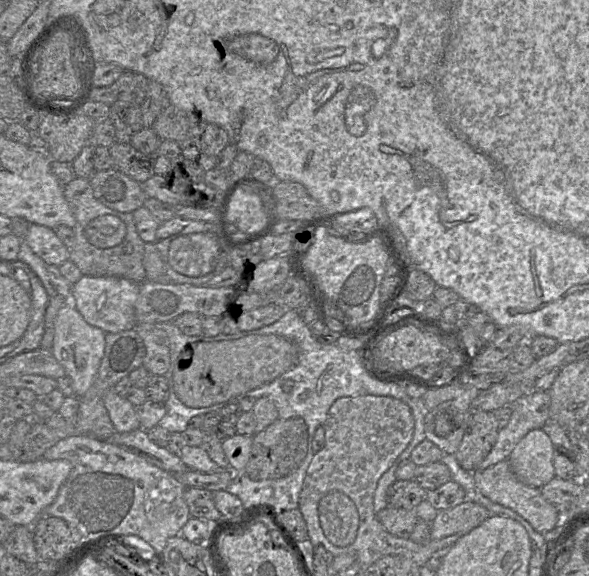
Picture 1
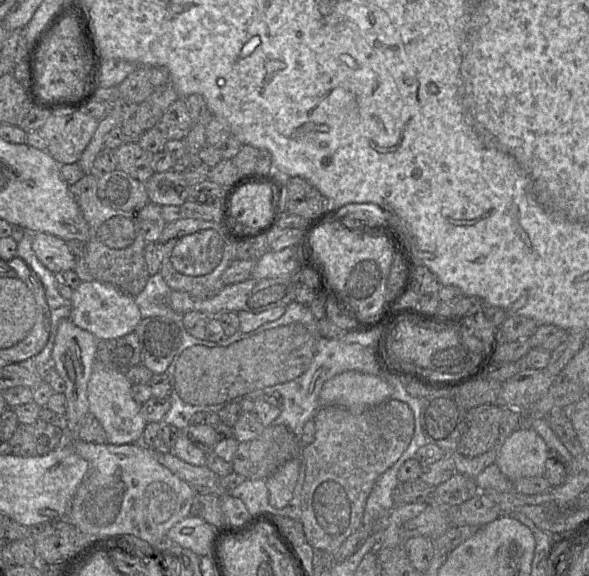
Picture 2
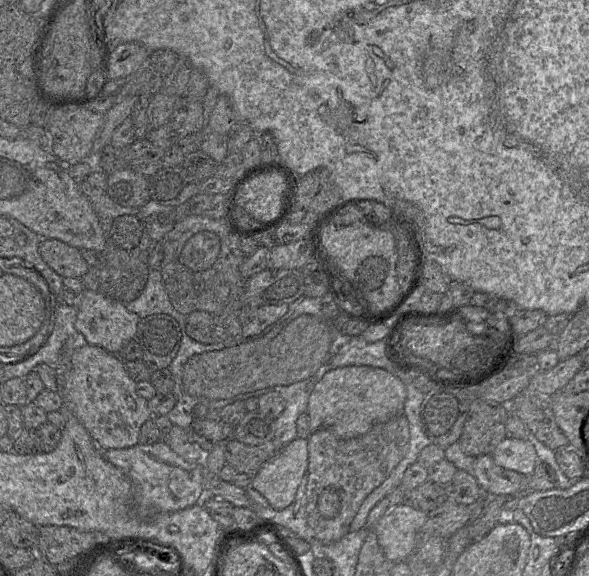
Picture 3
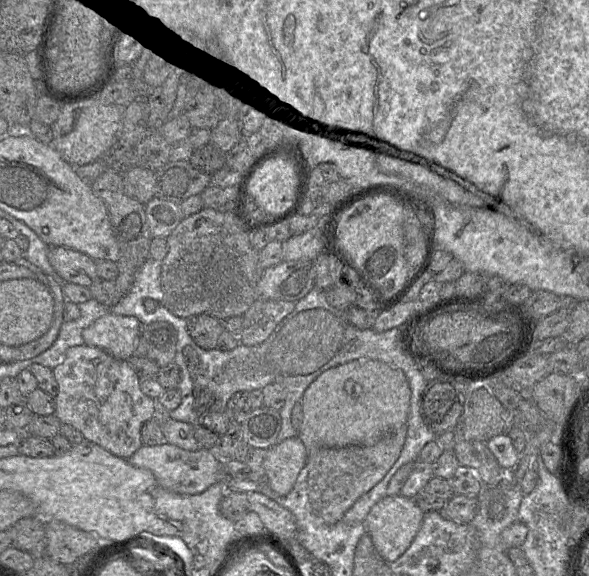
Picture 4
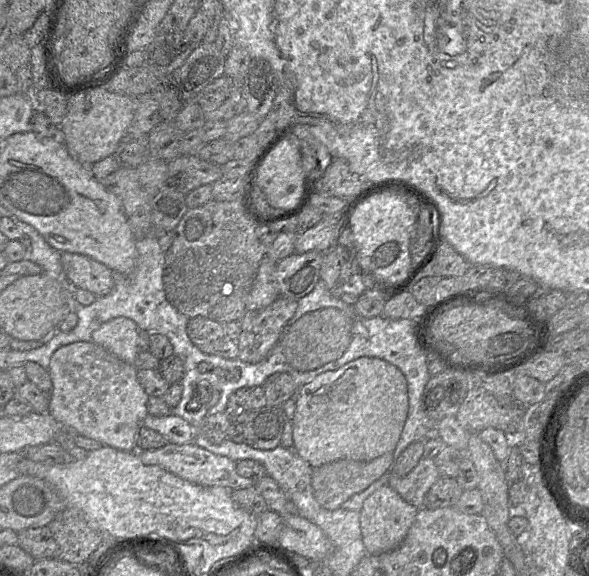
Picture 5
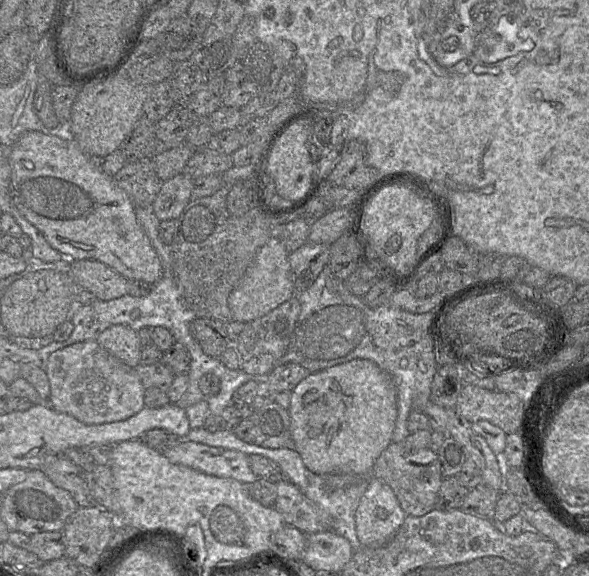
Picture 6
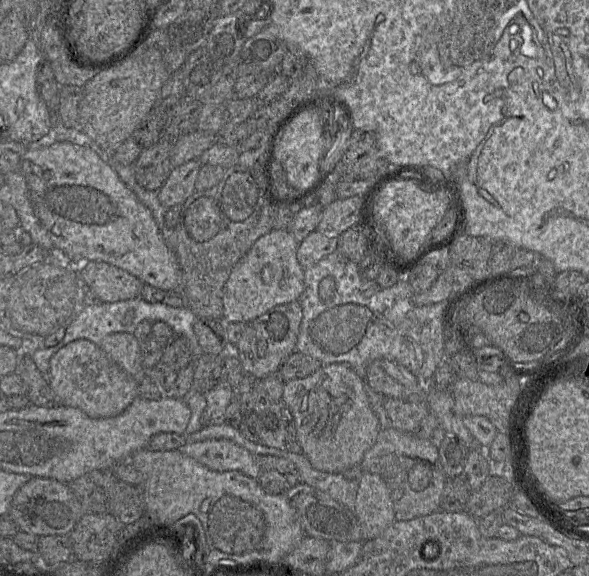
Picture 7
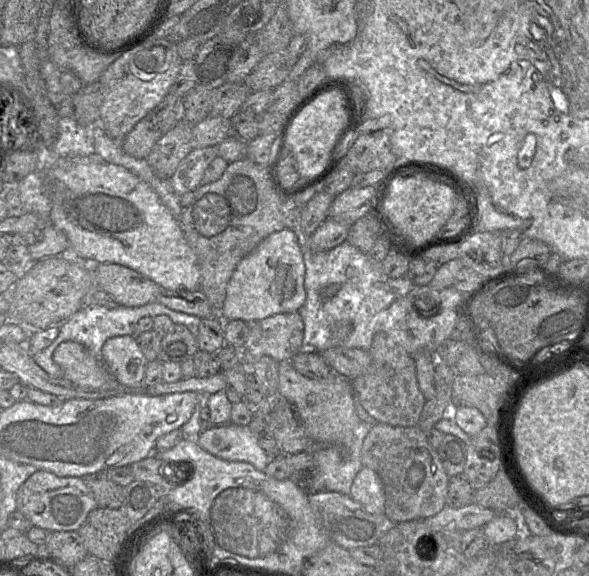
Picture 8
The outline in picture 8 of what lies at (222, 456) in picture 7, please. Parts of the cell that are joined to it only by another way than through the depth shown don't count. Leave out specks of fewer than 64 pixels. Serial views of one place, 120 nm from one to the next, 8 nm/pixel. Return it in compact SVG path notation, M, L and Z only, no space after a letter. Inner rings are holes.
M228 423L203 428L194 440L210 454L228 461L241 461L264 471L270 457L258 445L248 426Z

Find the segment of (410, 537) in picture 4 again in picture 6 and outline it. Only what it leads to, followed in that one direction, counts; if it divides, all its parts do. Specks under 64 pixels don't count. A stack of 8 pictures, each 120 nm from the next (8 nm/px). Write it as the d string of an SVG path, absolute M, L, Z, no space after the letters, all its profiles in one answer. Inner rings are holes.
M370 477L355 514L356 533L362 547L381 547L389 543L406 517L391 487Z

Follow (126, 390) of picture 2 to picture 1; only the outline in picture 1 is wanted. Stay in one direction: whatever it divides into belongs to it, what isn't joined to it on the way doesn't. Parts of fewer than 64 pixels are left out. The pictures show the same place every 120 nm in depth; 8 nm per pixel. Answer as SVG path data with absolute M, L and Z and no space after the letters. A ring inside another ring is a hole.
M118 389L107 391L103 402L116 432L126 433L141 428L136 406L122 397Z

